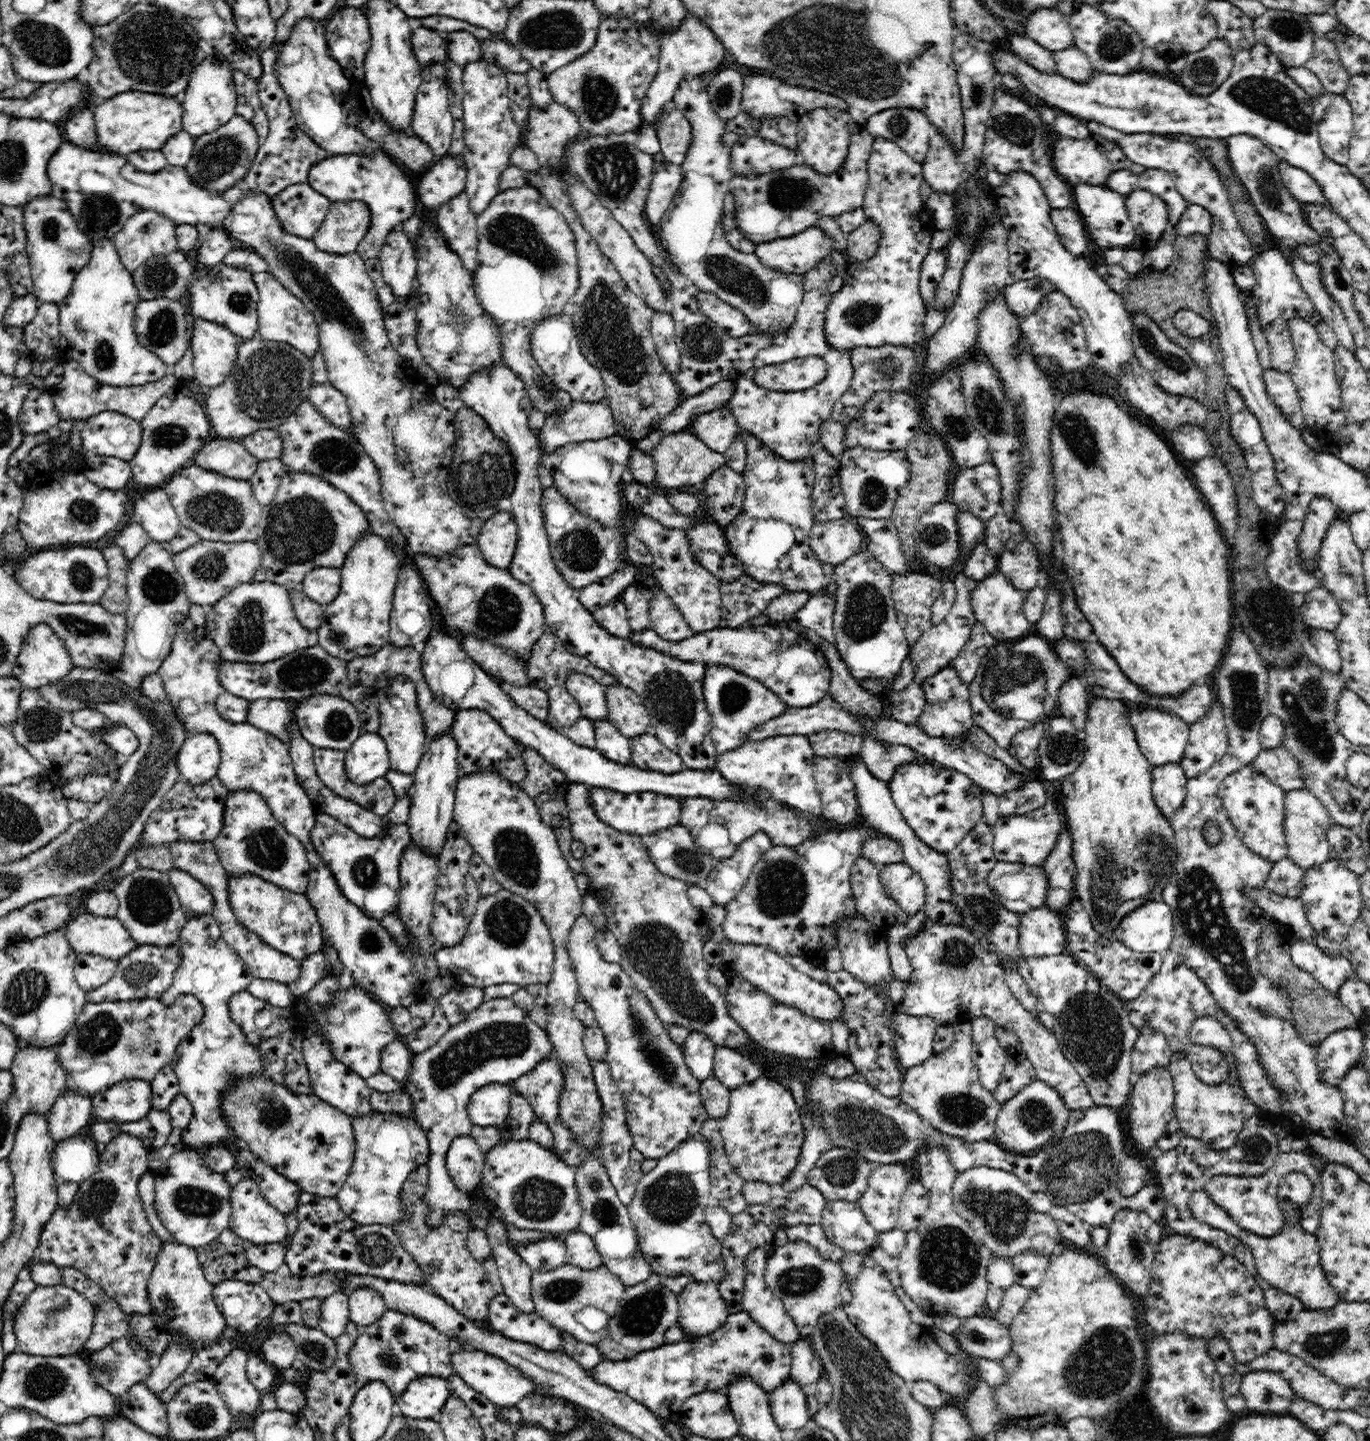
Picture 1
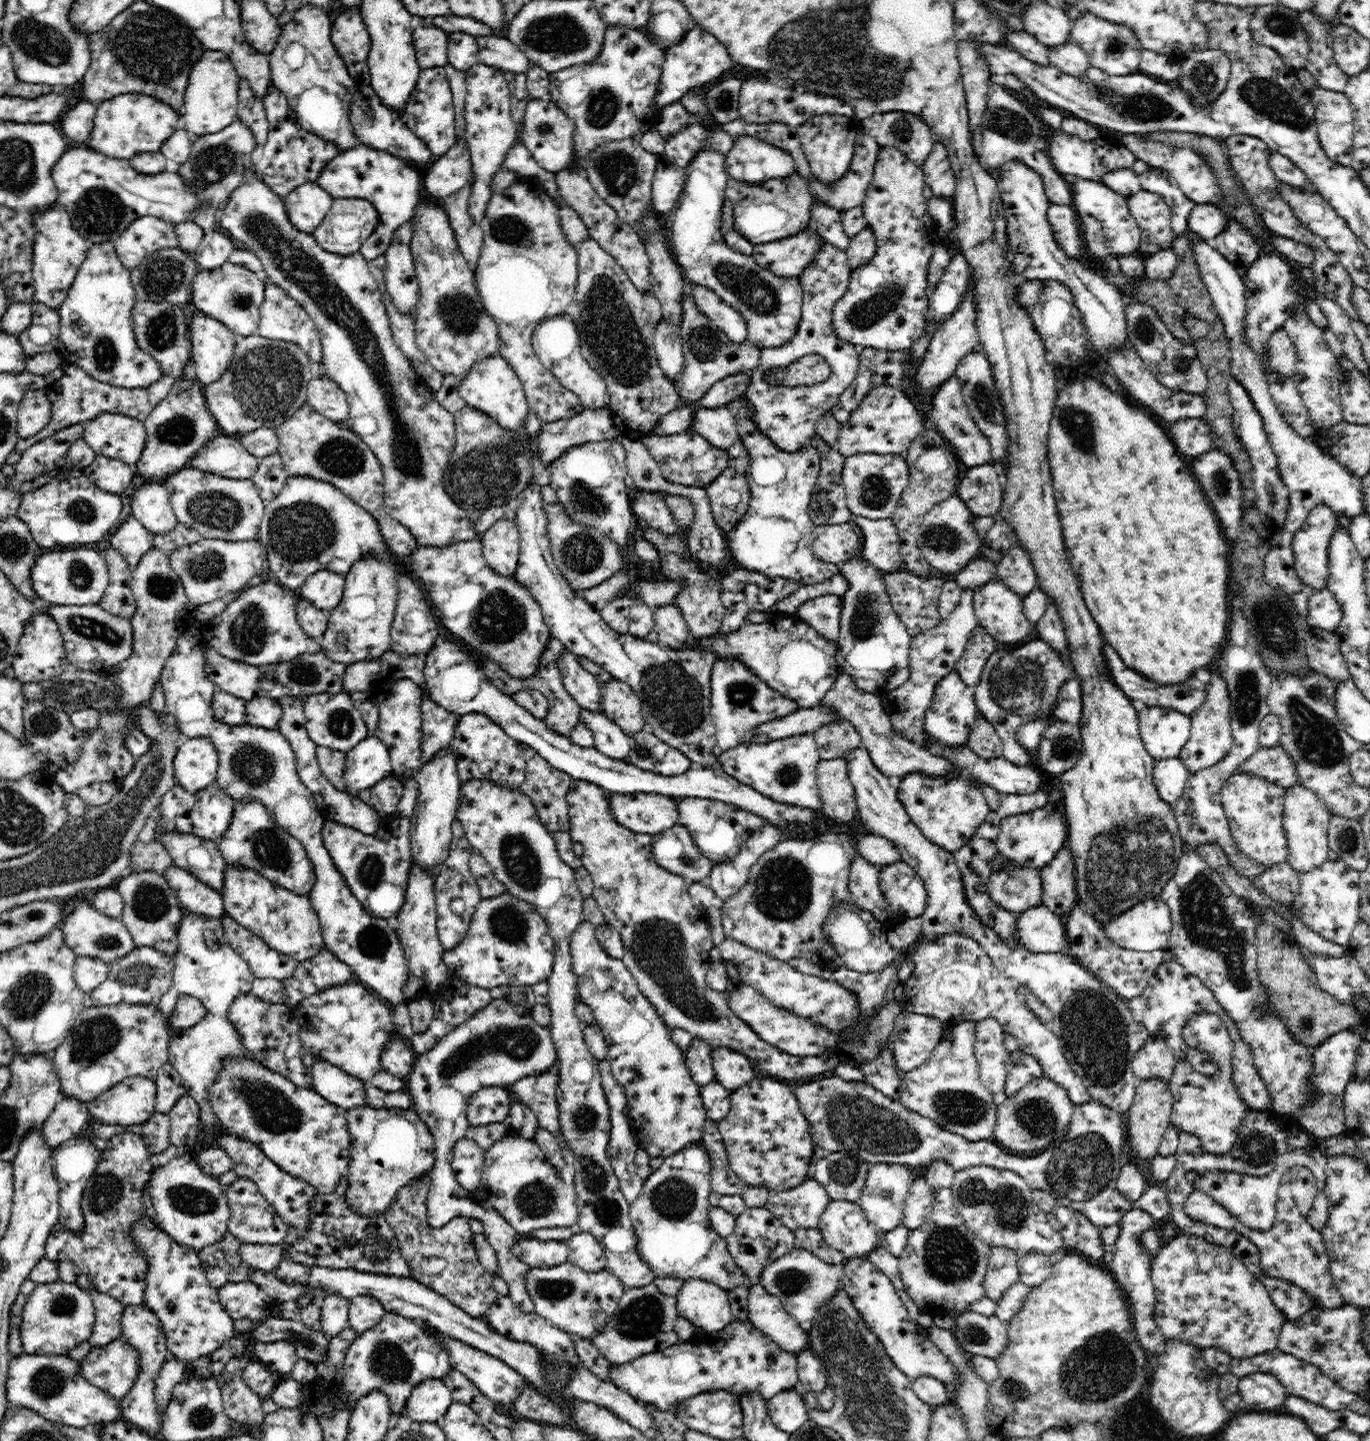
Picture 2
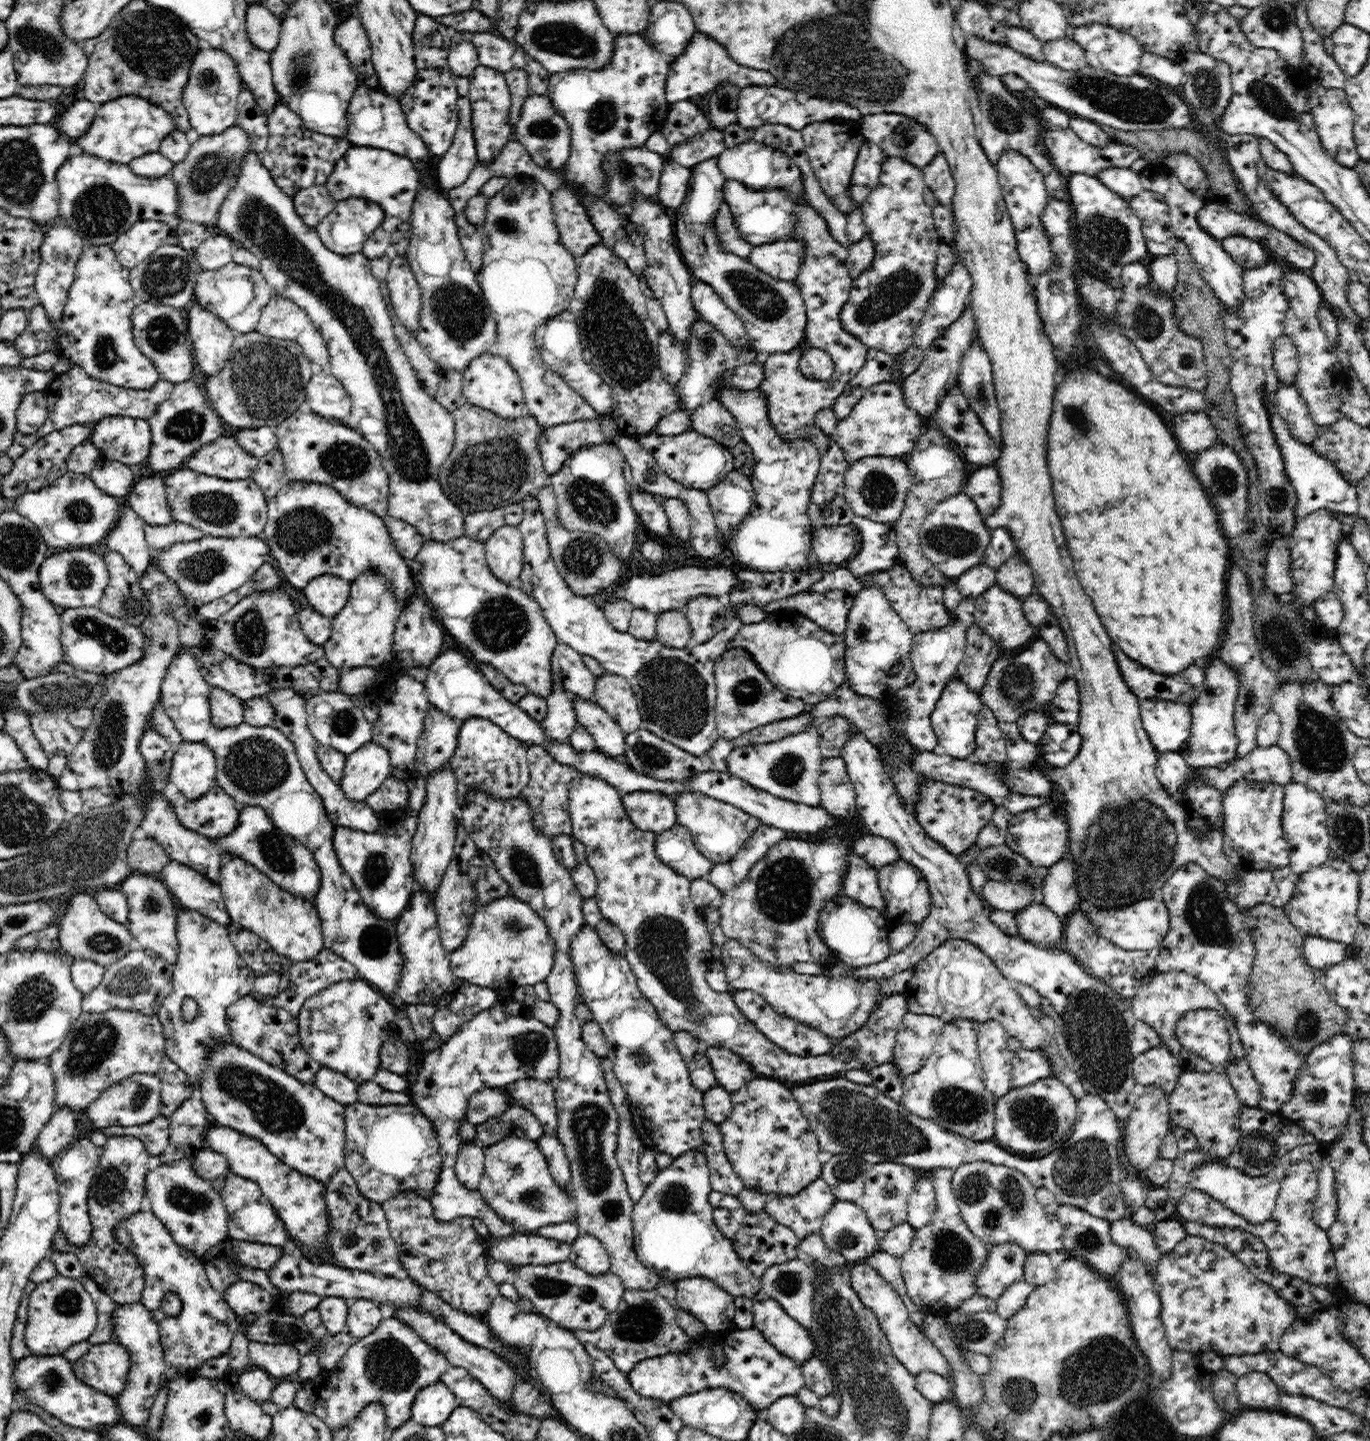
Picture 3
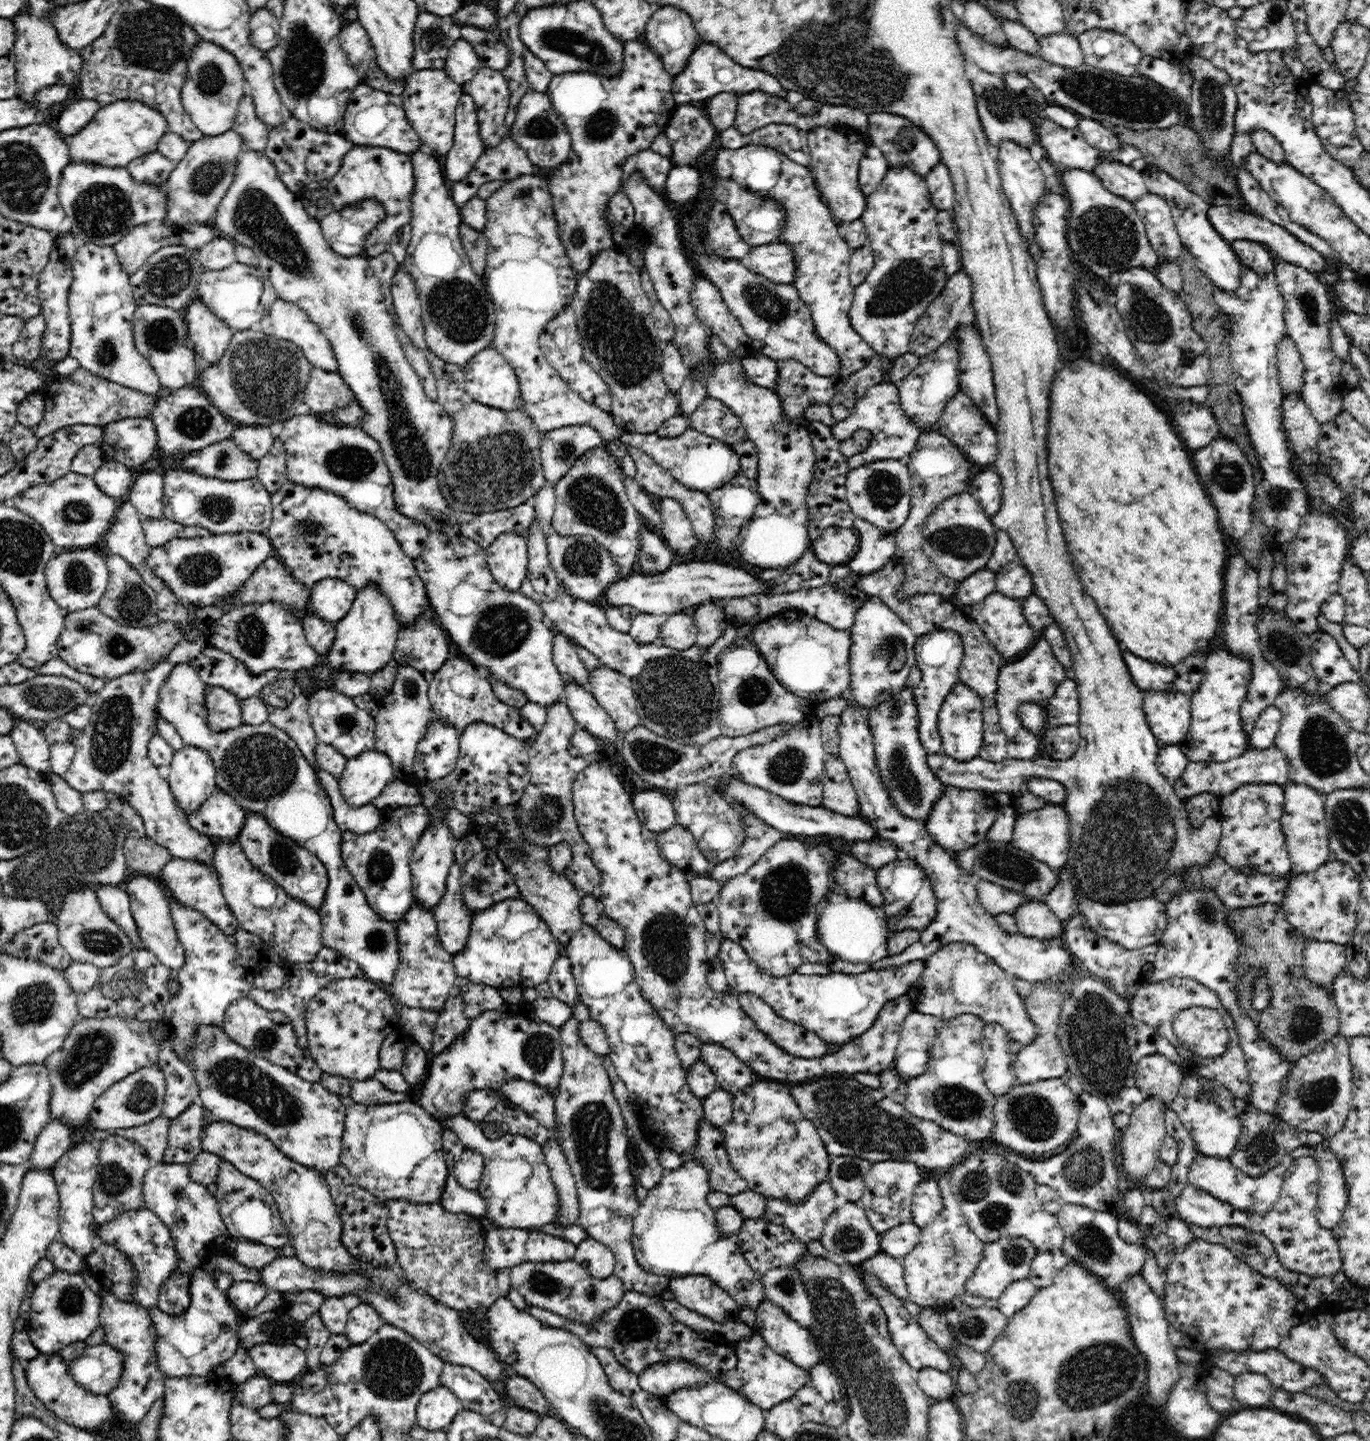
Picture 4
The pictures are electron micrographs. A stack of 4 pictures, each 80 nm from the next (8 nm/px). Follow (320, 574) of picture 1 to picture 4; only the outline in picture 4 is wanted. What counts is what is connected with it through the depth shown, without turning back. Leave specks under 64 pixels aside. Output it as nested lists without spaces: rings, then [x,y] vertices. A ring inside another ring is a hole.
[[[325,578],[311,586],[309,604],[320,618],[337,623],[351,609],[356,593],[357,590],[344,580]]]

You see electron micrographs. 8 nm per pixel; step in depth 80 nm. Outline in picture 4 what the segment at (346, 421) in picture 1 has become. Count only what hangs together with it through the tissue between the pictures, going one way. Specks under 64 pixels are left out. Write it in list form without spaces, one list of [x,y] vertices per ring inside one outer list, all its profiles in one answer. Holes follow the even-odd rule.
[[[313,367],[304,390],[303,409],[312,409],[326,417],[330,412],[348,406],[354,398],[354,393],[338,373]]]

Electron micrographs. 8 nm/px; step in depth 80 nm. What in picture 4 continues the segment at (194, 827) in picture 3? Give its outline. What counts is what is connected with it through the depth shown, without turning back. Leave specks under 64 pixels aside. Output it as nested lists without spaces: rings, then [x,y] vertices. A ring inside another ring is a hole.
[[[217,788],[195,813],[188,813],[186,817],[188,824],[204,836],[233,839],[243,827],[245,816],[246,810]]]

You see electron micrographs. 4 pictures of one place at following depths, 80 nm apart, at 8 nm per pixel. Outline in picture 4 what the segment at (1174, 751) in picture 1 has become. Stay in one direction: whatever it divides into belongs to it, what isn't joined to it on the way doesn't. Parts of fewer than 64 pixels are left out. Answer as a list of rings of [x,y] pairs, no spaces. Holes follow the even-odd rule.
[[[1150,690],[1143,695],[1146,720],[1160,746],[1182,744],[1191,726],[1191,697],[1167,690]]]

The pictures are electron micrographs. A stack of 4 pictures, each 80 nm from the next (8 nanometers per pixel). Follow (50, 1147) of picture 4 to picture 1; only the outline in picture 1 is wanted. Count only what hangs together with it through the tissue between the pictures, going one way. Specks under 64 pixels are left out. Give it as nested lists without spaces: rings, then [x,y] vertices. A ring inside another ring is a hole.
[[[67,1088],[49,1108],[46,1116],[54,1142],[78,1134],[84,1126],[90,1124],[92,1114],[91,1098]]]

